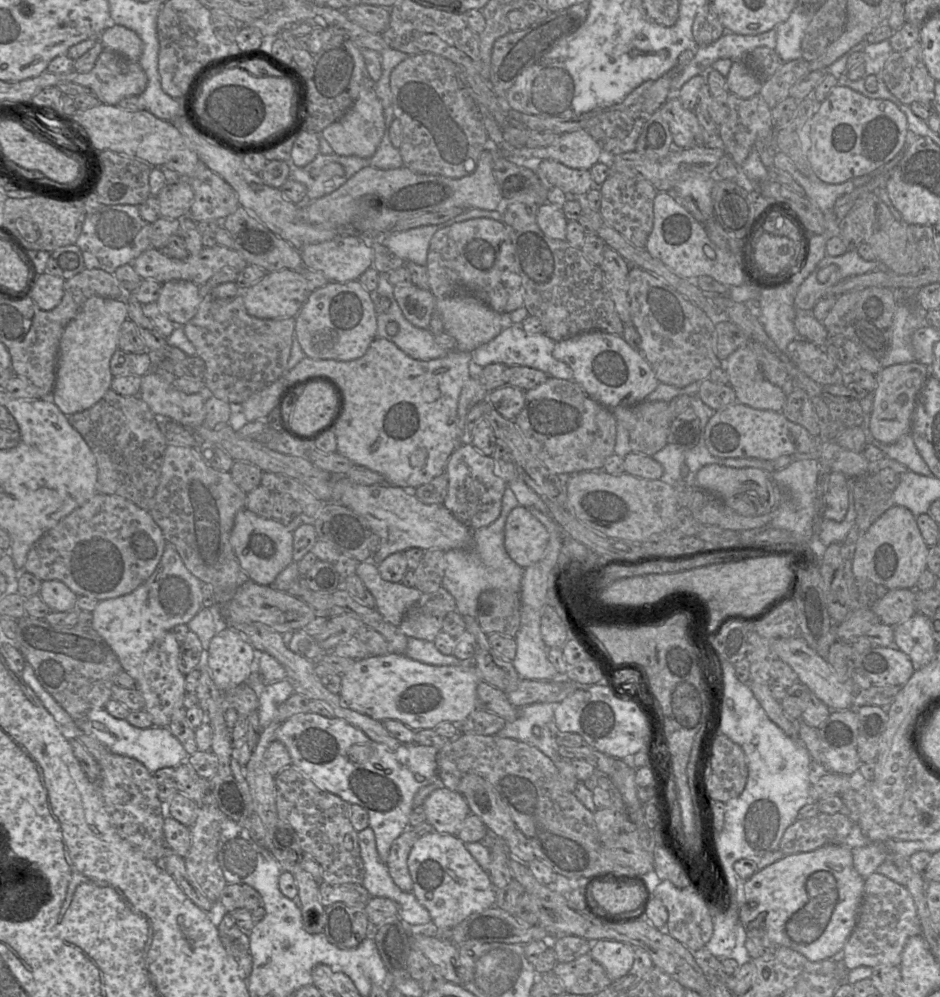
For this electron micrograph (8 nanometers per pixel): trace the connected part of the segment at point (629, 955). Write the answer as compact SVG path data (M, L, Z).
M612 940L591 943L589 955L604 968L612 981L622 978L632 968L634 961L632 946Z

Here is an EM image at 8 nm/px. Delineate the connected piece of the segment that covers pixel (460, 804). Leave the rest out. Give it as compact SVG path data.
M439 787L422 804L426 822L435 832L457 835L470 814L465 798L457 791Z

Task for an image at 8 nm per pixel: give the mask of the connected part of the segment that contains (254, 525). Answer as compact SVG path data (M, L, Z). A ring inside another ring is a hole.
M243 509L235 517L230 543L240 567L250 581L271 586L277 576L293 561L293 532L274 519L265 519Z

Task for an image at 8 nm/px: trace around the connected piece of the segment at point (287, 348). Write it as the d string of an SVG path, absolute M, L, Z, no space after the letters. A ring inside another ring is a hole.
M206 283L199 286L197 313L182 328L196 349L195 356L205 363L203 382L206 393L230 405L239 405L287 372L295 336L295 318L253 317L247 313L242 295L227 304L217 304L212 300L212 289Z

